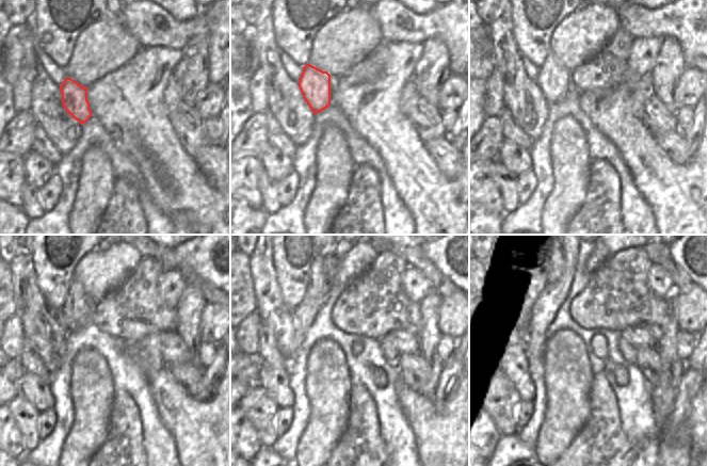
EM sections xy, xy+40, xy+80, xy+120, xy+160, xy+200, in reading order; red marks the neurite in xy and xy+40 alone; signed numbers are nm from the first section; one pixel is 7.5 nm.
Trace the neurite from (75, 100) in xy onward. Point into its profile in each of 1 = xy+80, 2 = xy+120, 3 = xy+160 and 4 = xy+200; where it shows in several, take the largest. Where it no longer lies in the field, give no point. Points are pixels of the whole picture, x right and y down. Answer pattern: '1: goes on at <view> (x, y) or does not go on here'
1: goes on at xy+80 (553, 80)
2: goes on at xy+120 (78, 307)
3: goes on at xy+160 (318, 288)
4: goes on at xy+200 (552, 262)

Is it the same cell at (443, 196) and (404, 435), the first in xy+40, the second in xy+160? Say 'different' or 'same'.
different

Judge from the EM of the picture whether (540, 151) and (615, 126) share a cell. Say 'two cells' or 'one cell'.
two cells

